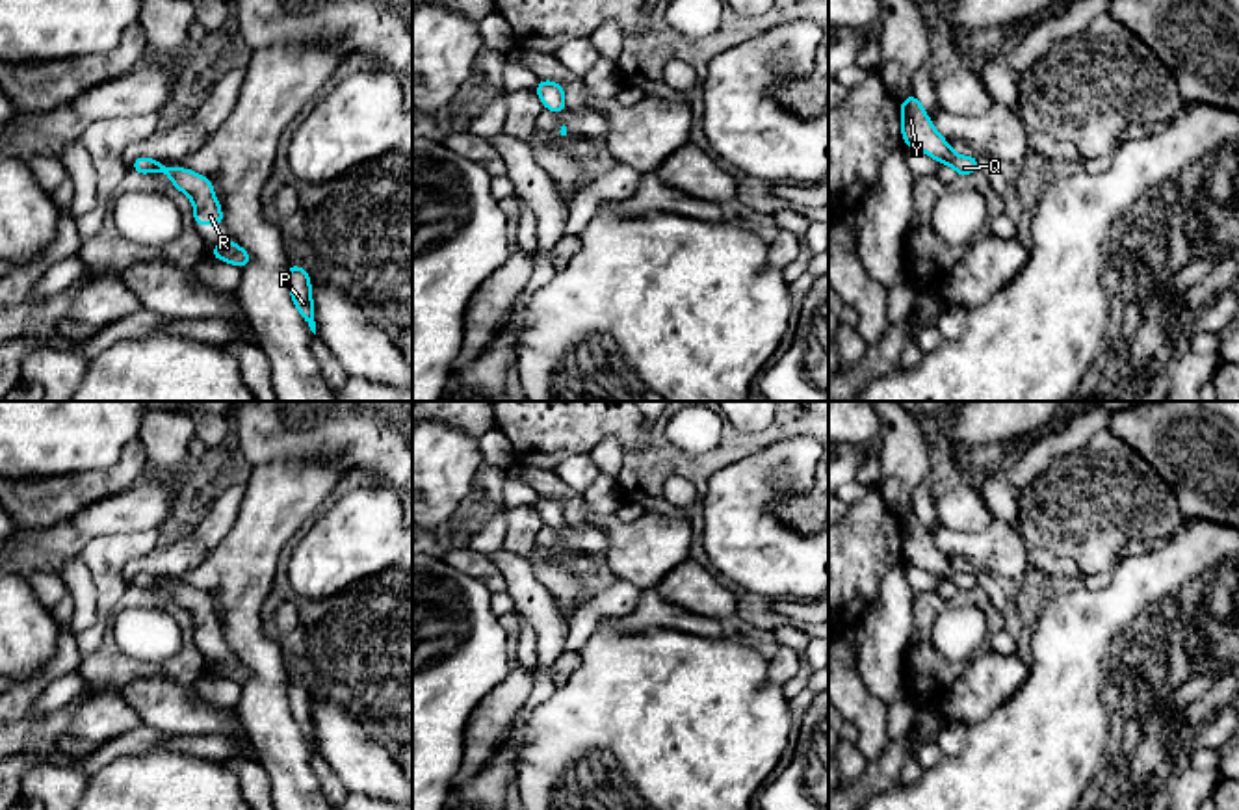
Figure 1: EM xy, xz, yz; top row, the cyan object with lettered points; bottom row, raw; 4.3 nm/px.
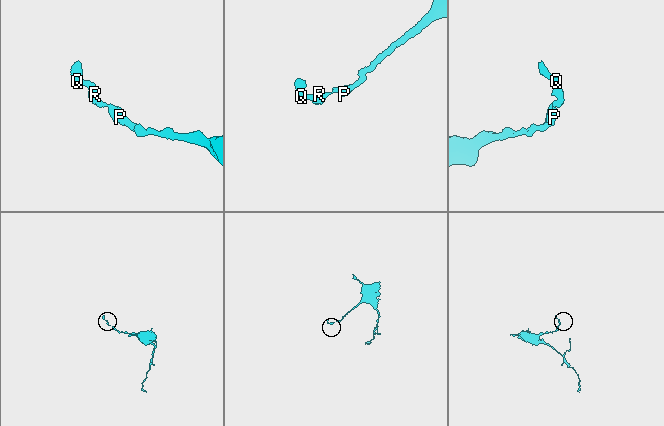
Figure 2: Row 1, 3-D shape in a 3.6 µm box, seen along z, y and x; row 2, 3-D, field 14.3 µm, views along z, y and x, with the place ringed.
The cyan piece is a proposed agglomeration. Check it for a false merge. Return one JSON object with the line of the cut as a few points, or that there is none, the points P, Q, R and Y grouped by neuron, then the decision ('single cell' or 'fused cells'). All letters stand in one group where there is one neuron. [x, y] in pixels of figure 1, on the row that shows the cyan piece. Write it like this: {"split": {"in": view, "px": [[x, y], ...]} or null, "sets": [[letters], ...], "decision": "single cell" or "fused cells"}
{"split": null, "sets": [["P", "Q", "R", "Y"]], "decision": "single cell"}

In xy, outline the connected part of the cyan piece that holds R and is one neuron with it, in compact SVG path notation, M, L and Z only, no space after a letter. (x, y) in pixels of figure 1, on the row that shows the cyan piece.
M147 156L136 158L132 162L132 169L141 176L150 171L167 175L173 180L175 189L184 191L191 199L195 208L195 225L223 225L223 212L214 195L214 184L210 178L184 167L165 167L158 160Z

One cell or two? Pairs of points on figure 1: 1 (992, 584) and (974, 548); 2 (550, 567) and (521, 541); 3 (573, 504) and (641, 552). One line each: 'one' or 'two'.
1: two
2: one
3: one

